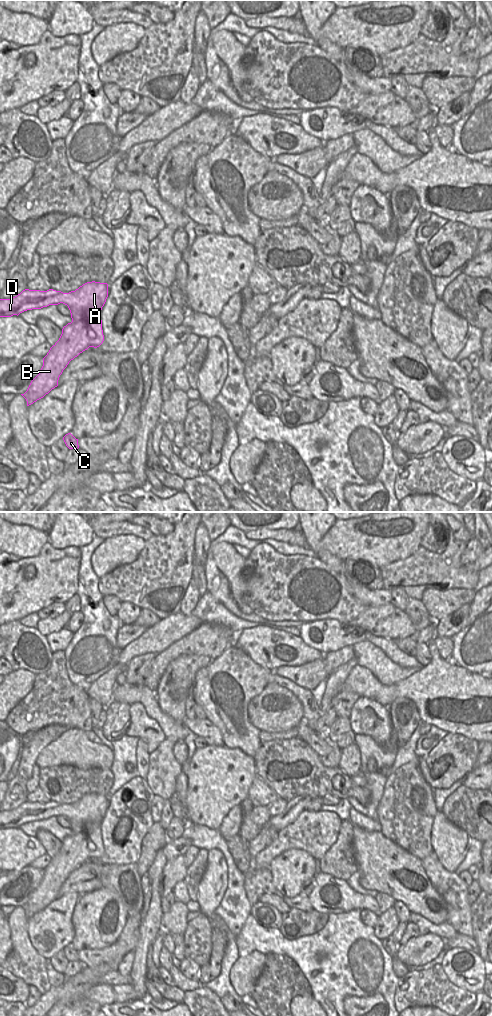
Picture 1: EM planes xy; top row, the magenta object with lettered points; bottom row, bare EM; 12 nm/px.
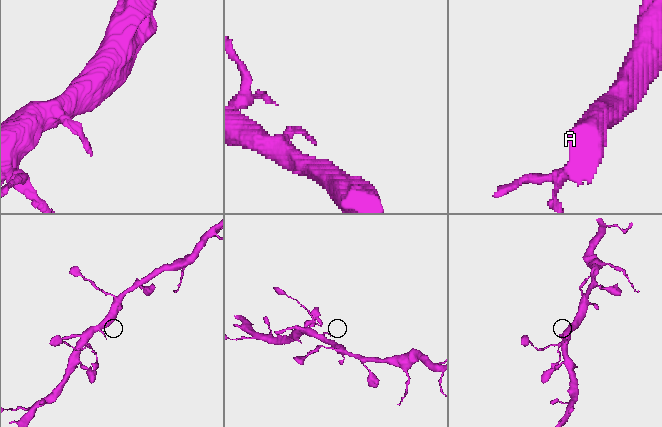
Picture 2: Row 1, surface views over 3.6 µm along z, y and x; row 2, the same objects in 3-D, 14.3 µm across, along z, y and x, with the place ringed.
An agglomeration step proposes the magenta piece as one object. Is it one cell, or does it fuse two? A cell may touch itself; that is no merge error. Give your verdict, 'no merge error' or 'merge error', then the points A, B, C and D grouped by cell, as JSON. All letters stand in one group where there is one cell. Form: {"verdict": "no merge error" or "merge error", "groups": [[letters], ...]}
{"verdict": "no merge error", "groups": [["A", "B", "C", "D"]]}

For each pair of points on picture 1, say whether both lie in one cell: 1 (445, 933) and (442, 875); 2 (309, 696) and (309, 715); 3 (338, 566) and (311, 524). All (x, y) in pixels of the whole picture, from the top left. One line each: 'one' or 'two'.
1: two
2: one
3: one

